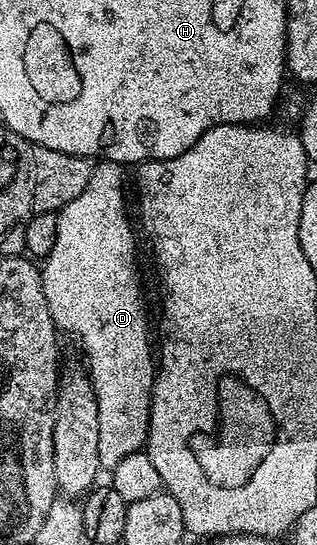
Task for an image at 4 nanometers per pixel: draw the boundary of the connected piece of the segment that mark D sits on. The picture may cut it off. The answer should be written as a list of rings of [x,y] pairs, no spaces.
[[[106,160],[92,165],[89,181],[77,200],[69,200],[69,204],[58,211],[57,241],[41,266],[45,300],[56,331],[72,334],[87,357],[85,369],[91,375],[91,387],[95,389],[97,424],[101,432],[97,452],[99,465],[103,468],[121,464],[125,456],[140,453],[146,447],[151,389],[155,386],[157,373],[156,352],[167,329],[168,289],[163,262],[158,262],[154,256],[135,258],[135,238],[125,216],[123,170],[120,163]]]

